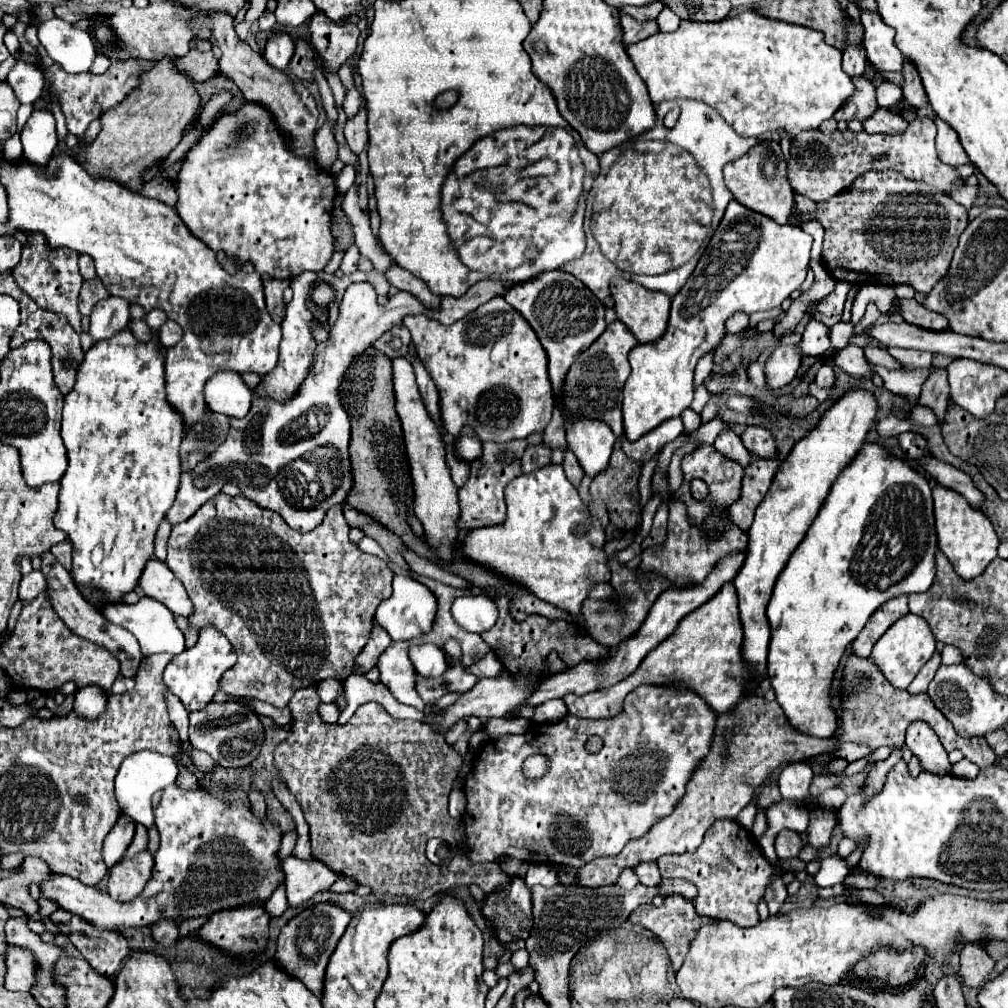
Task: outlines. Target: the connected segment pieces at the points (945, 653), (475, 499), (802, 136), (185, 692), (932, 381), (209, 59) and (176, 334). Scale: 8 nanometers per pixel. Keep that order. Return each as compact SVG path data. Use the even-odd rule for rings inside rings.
M946 645L941 654L943 665L959 664L963 661L959 649L951 645Z
M514 439L508 443L484 443L484 455L478 463L470 465L472 473L466 485L460 489L460 529L476 529L476 527L490 527L500 525L506 517L506 503L504 503L504 487L522 475L522 455L526 449L526 439Z
M916 117L904 133L898 135L868 135L864 131L854 133L850 129L834 131L830 135L822 133L820 129L800 131L790 147L788 159L788 181L792 189L812 201L822 201L838 195L844 191L856 177L874 169L894 169L900 171L904 177L914 181L924 181L930 187L938 187L940 191L954 193L964 187L964 177L950 167L944 165L934 149L936 127L930 117Z
M204 625L198 629L198 641L194 647L184 649L180 655L172 659L172 663L166 665L164 669L164 683L168 689L182 701L186 711L200 711L208 703L214 701L214 695L218 691L218 681L220 677L234 667L236 663L236 651L230 645L228 637L220 633L212 625Z
M936 369L924 383L918 403L936 413L938 425L944 423L944 415L948 409L948 393L950 393L950 387L948 387L948 379L946 379L946 371Z
M190 49L184 57L176 59L176 69L188 79L200 83L218 73L218 59L211 51L200 52L198 49Z
M166 321L166 323L158 329L158 339L160 339L160 343L168 349L168 347L172 347L174 343L178 343L178 339L182 339L182 329L180 329L178 323L174 323L174 321Z

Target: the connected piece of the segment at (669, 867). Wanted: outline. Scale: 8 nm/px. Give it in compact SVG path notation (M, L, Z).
M732 819L714 823L714 827L710 827L710 831L706 831L702 845L694 853L664 855L662 859L658 859L658 867L660 867L662 877L682 877L682 879L692 881L698 887L698 897L692 901L698 915L702 915L702 917L706 915L712 919L730 919L732 923L736 923L740 927L752 927L760 921L756 905L762 899L764 889L770 885L770 879L776 873L776 865L766 861L766 857L762 855L762 851L758 847L758 841Z

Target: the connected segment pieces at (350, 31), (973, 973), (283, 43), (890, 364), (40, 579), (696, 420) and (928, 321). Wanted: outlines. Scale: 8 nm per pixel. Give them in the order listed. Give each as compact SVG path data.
M322 11L310 21L310 43L322 59L322 67L336 73L358 47L360 29L356 25L334 25Z
M968 943L960 953L960 977L968 987L980 987L994 969L994 961L980 945L982 943Z
M282 33L282 35L276 35L274 39L270 39L270 43L266 43L264 53L262 53L264 61L270 67L280 69L280 71L284 71L288 67L292 55L294 55L294 43L288 33Z
M868 344L864 348L867 360L875 365L885 367L887 369L901 369L902 364L893 359L886 349L882 349L874 344Z
M32 571L28 575L22 575L18 595L20 595L22 601L30 601L38 593L42 593L44 589L46 589L46 577L42 575L42 571Z
M686 409L682 413L682 421L684 421L684 431L686 433L692 433L692 431L696 431L700 427L700 415L694 413L692 409Z
M896 297L896 305L898 305L898 313L902 315L902 319L910 325L918 325L930 331L948 331L948 323L946 319L942 319L942 315L934 315L934 311L926 311L916 299L900 299Z

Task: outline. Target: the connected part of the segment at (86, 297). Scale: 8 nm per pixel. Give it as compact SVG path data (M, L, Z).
M96 277L96 279L92 279L92 281L86 281L84 285L82 285L82 291L80 291L80 303L78 303L78 307L80 307L80 313L82 315L90 315L92 313L92 307L100 301L100 299L104 299L104 297L108 297L110 293L106 291L106 287L102 287L102 281Z

